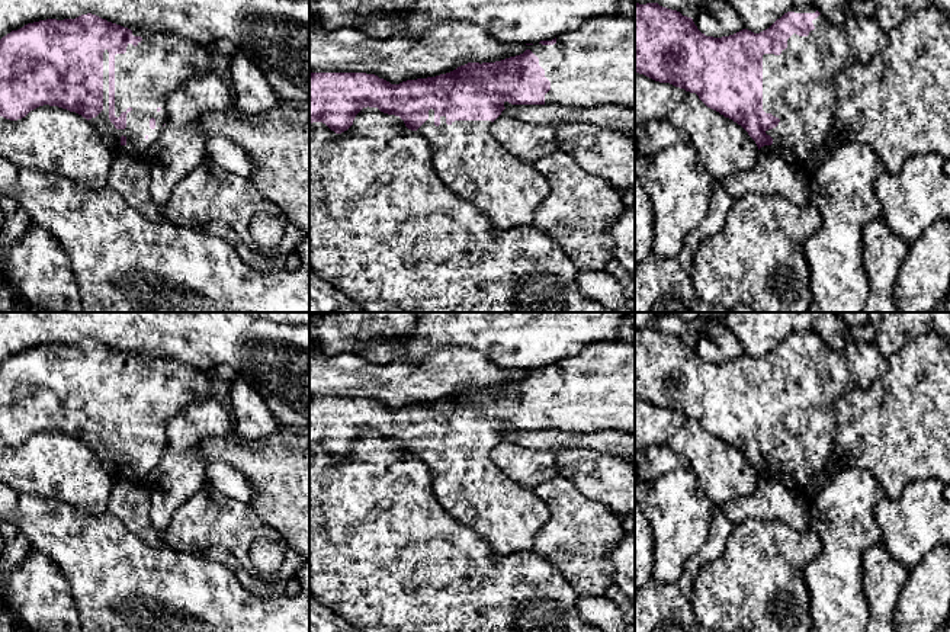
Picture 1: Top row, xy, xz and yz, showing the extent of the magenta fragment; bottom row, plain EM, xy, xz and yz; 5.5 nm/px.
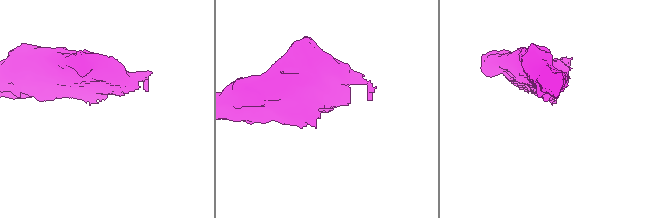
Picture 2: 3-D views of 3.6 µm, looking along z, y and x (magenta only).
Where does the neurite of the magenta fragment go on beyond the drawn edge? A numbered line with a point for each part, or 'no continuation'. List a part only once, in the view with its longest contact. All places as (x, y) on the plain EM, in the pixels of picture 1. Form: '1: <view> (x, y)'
1: xy (145, 401)

